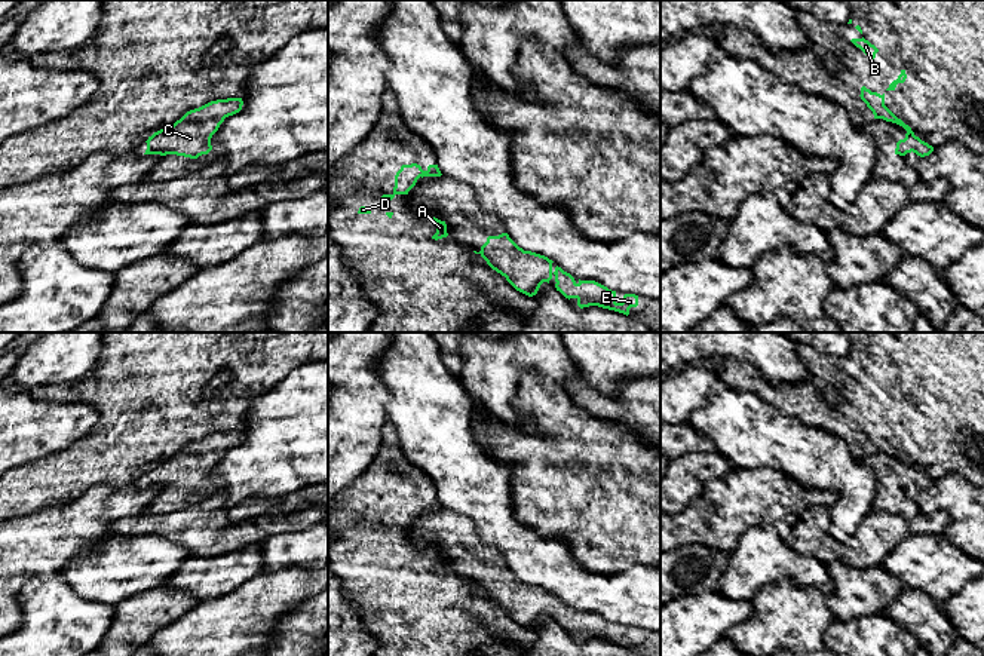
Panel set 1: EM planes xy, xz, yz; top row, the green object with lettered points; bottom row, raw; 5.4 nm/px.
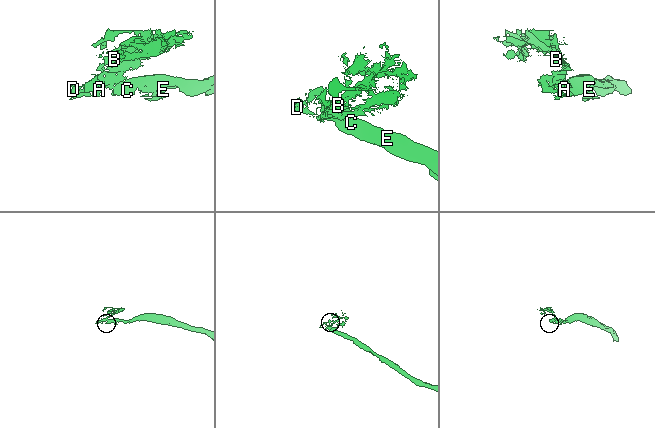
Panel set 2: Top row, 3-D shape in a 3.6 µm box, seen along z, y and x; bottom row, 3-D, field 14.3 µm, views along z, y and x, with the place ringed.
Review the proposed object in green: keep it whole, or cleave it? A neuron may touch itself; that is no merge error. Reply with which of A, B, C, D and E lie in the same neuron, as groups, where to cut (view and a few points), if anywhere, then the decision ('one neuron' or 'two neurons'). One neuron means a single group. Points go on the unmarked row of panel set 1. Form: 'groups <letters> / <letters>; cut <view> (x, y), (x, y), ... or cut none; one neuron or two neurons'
groups A B D / C E; cut yz (907, 462), (913, 466); two neurons

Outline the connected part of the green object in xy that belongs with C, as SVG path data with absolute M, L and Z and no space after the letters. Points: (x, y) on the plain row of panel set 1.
M242 430L211 433L187 444L174 457L148 469L144 487L177 487L197 491L212 482L211 470L226 450L242 442Z

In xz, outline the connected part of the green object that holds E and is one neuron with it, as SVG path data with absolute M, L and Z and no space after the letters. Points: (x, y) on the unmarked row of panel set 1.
M508 565L499 568L488 568L481 579L481 589L487 597L506 610L506 613L519 625L533 629L537 626L540 617L554 610L555 620L565 631L576 631L580 641L598 638L629 647L631 640L638 638L638 628L625 626L623 634L616 634L616 623L595 613L574 613L574 610L561 600L552 600L552 592L545 588L524 583L519 580Z

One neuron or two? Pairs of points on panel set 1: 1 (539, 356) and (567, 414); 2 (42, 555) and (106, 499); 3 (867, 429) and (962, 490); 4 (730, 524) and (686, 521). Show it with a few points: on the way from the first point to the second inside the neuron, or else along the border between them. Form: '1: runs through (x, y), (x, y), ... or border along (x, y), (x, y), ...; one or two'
1: border along (561, 386), (529, 373), (517, 391); two
2: runs through (58, 539), (89, 515); one
3: border along (968, 478), (959, 474), (944, 474), (934, 481); two
4: runs through (720, 518), (704, 515), (696, 521); one

